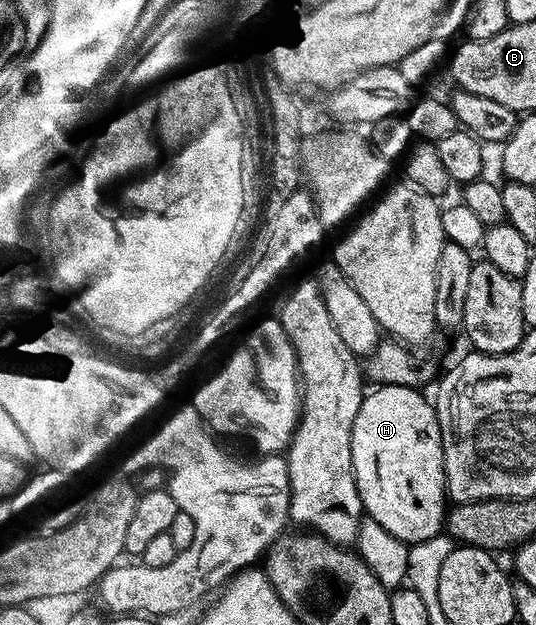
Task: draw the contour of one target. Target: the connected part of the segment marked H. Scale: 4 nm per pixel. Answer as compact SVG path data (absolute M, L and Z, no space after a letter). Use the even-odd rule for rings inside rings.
M379 385L367 393L352 428L352 468L363 511L407 544L443 533L448 513L442 433L431 399L412 386Z

